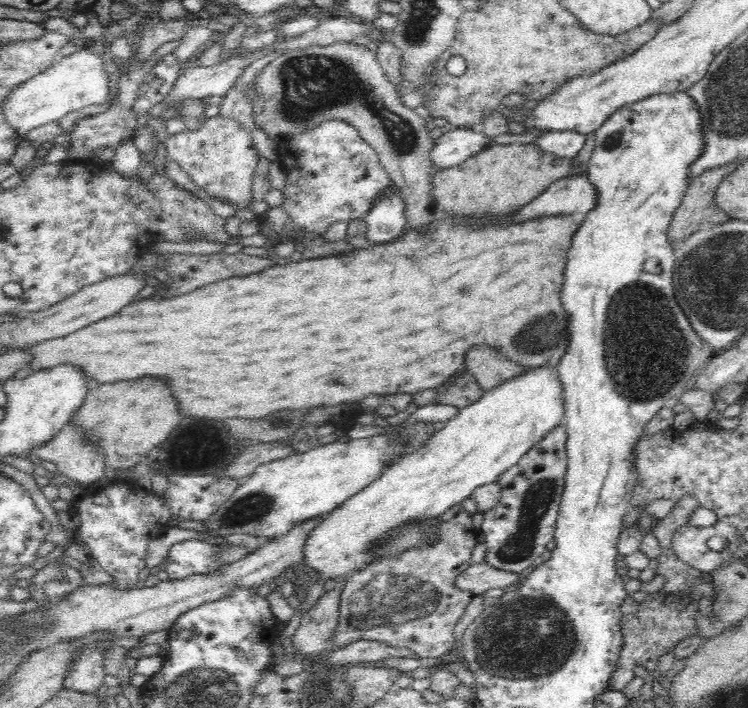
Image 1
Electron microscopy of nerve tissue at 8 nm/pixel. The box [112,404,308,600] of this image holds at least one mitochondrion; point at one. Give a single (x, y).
(253, 507)

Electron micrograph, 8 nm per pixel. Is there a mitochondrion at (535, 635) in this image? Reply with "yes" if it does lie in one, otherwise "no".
yes

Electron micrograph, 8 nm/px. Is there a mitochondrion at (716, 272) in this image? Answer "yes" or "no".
yes

